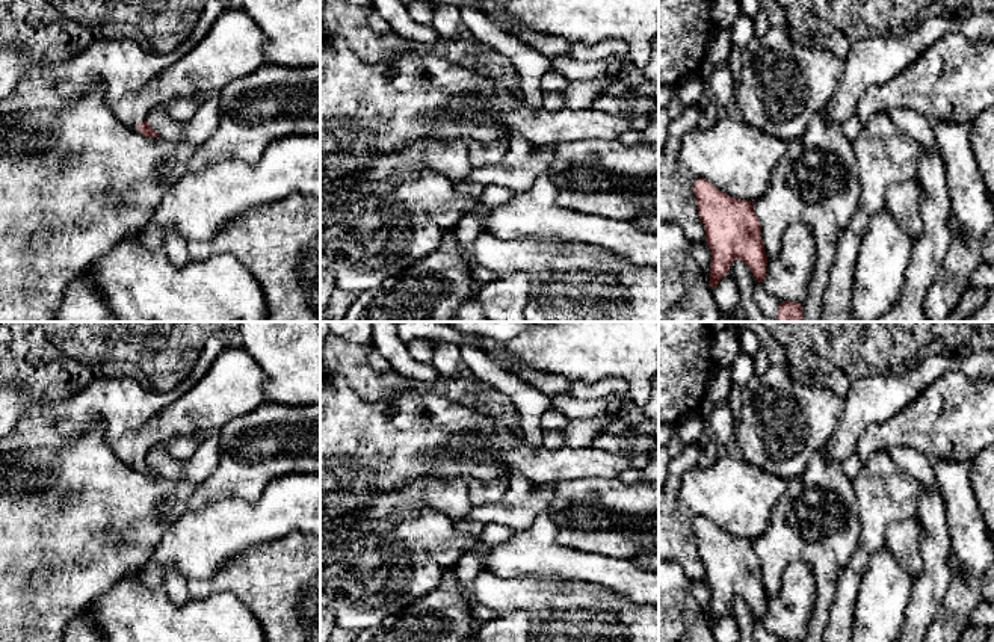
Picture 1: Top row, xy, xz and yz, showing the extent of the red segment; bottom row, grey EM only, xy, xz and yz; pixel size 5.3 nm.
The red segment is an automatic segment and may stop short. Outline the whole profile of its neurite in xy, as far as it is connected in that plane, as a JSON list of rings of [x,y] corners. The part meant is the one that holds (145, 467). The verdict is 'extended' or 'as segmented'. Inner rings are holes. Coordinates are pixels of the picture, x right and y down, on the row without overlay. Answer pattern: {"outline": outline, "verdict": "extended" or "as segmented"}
{"outline": [[[242,346],[225,347],[198,384],[159,411],[142,429],[104,440],[127,464],[136,465],[147,476],[159,476],[145,459],[154,444],[196,429],[219,432],[231,420],[266,402],[266,381],[258,363]]], "verdict": "extended"}

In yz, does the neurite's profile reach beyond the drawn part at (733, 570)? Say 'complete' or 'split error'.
complete

